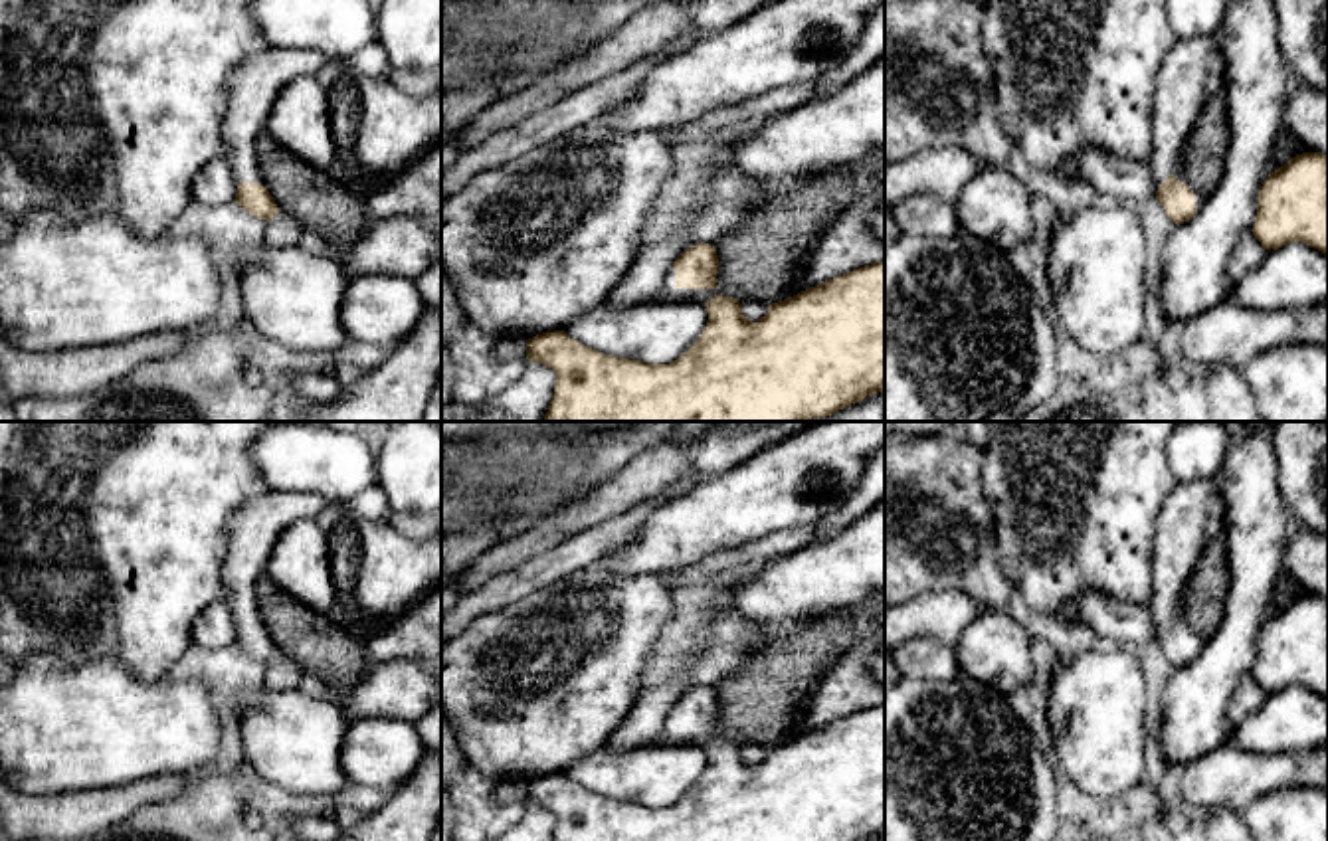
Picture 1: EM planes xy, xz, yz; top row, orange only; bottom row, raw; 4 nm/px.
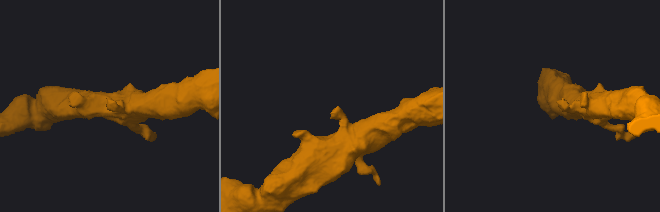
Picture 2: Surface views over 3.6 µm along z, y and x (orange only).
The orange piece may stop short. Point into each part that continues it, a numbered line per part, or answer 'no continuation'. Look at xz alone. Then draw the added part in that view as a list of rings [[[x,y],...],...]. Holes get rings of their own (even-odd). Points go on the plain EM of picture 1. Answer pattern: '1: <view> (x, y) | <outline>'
1: xz (701, 739) | [[[671,708],[665,716],[665,738],[673,742],[691,742],[699,746],[711,744],[714,738],[711,732],[681,732],[675,728],[675,710]]]

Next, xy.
1: xy (254, 529) | [[[265,493],[245,501],[230,518],[230,546],[224,560],[224,584],[236,629],[257,625],[265,629],[255,600],[255,584],[265,574],[269,554],[279,536],[303,518],[315,518],[327,499],[313,493]]]

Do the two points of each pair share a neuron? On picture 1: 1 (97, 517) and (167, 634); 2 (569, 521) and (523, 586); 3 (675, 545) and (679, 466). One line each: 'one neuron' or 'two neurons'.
1: one neuron
2: two neurons
3: two neurons

